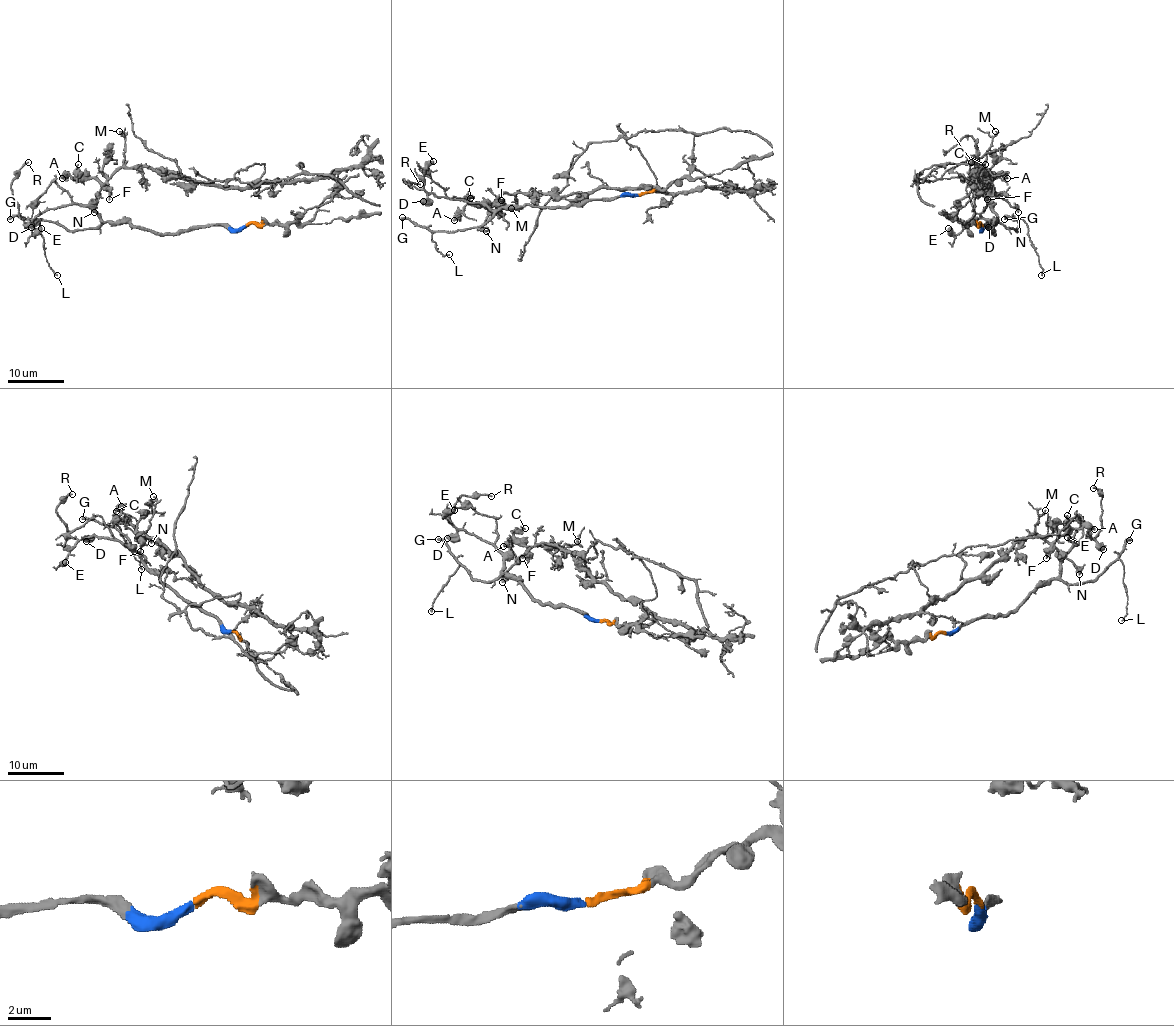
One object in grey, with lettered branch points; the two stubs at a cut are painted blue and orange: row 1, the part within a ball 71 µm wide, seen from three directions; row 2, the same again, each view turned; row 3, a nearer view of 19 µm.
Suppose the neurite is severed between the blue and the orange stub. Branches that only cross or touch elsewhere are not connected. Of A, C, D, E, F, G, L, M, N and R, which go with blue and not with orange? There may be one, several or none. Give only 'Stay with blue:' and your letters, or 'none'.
Stay with blue: D, E, G, L, R

